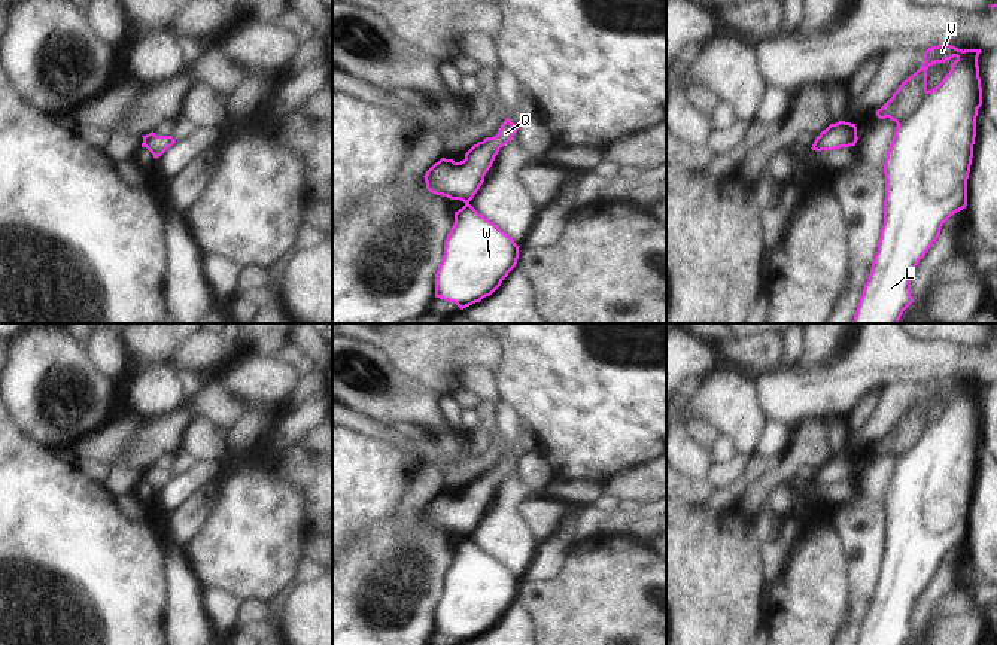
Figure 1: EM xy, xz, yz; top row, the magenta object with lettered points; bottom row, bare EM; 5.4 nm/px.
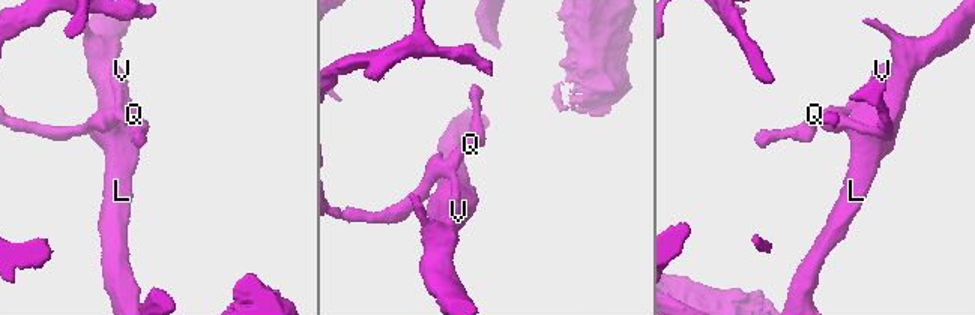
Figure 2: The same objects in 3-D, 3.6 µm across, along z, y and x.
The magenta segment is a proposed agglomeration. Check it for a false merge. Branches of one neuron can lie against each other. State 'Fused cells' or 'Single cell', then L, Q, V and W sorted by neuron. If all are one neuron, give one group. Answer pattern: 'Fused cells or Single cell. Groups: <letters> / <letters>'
Single cell. Groups: L Q V W.

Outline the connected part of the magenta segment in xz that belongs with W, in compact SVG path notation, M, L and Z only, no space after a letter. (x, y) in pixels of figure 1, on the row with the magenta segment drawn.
M507 118L498 134L474 144L463 161L441 158L423 176L429 192L465 203L455 212L435 273L435 298L455 302L460 310L490 296L519 259L520 246L469 204L499 149L517 130Z

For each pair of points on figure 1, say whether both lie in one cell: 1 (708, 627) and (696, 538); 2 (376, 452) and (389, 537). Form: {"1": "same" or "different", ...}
{"1": "same", "2": "different"}

